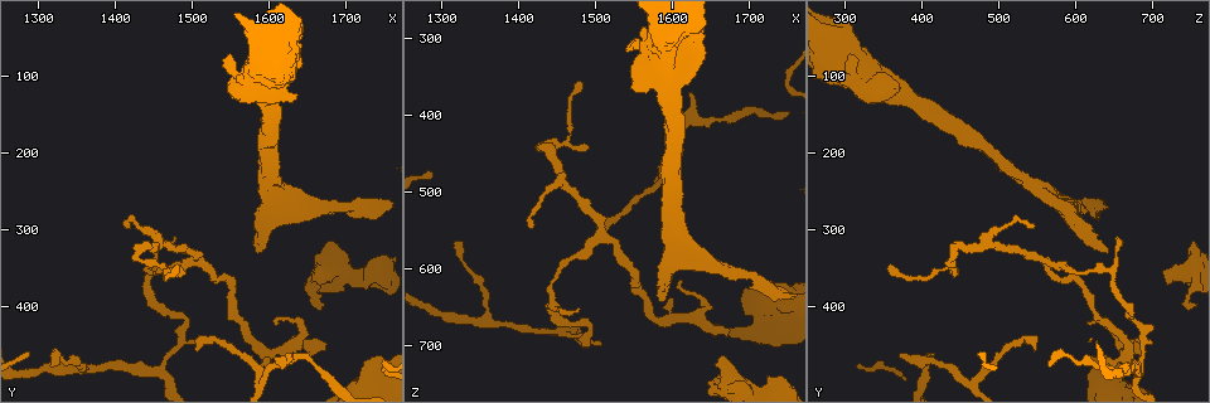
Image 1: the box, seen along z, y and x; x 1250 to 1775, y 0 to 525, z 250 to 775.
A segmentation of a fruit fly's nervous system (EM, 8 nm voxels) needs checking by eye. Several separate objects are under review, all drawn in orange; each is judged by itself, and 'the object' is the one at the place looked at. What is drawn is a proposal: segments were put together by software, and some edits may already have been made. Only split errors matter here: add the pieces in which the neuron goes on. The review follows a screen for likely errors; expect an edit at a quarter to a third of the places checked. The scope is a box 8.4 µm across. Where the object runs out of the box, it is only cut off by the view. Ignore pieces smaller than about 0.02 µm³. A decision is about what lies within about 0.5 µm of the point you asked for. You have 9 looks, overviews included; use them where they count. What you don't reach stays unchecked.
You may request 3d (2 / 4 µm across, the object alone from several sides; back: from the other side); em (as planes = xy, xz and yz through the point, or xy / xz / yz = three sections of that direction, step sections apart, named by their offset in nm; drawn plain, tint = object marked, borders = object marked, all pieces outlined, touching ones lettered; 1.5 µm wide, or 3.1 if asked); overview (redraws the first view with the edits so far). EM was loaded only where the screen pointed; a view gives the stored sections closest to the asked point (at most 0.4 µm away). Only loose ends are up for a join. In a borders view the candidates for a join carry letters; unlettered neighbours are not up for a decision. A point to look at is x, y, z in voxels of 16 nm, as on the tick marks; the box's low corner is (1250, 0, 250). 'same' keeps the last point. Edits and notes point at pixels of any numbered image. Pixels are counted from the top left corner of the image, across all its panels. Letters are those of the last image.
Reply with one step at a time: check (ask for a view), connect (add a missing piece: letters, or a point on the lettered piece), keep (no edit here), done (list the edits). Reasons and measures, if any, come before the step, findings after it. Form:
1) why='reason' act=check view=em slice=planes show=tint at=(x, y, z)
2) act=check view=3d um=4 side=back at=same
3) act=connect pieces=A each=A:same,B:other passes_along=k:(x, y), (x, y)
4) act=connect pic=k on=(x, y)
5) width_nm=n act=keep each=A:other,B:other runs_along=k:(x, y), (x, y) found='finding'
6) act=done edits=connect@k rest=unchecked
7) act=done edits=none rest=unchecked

why='branch stops here' act=check view=3d um=4 at=(1660, 360, 725)

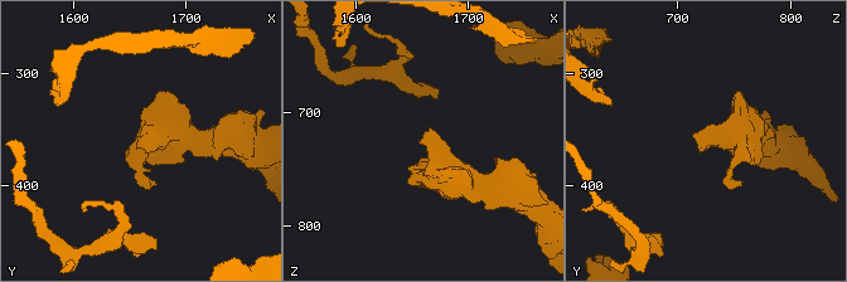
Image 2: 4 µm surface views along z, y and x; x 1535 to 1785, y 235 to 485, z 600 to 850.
act=check view=em slice=xy step=4 show=tint at=(1658, 364, 726)

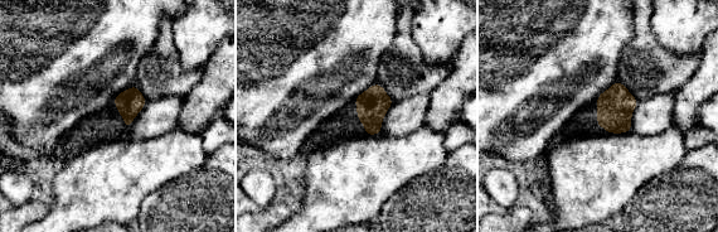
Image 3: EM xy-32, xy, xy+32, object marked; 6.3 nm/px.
act=check view=em slice=xy step=4 show=borders at=same

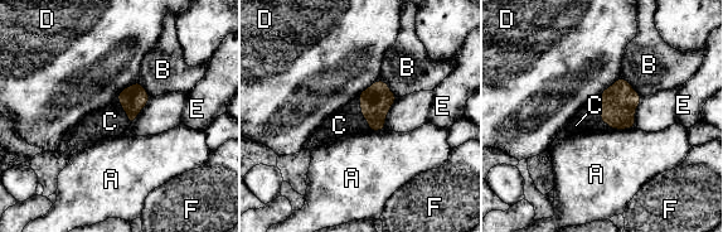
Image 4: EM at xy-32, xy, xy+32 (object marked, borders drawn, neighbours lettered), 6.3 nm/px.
longest_contact=E:240nm act=connect pic=4 on=(110, 121) each=A:other,B:other,C:same,D:other,E:other,F:other passes_along=4:(134, 98), (126, 112), (110, 121) found='it goes on there'

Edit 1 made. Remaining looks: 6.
why='free end' act=check view=em slice=yz step=8 show=tint at=(1585, 330, 645)

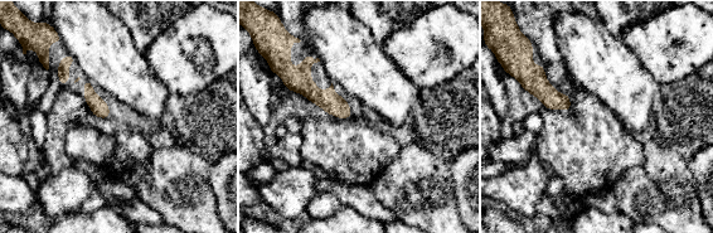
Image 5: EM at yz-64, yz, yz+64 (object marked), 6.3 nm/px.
act=check view=em slice=planes show=borders at=same

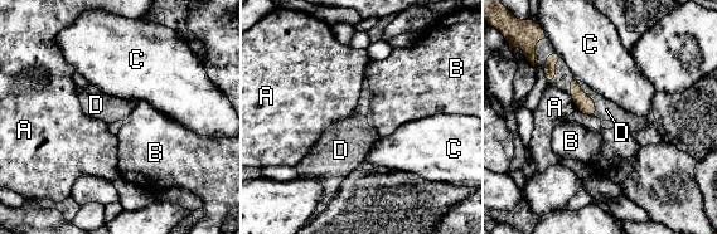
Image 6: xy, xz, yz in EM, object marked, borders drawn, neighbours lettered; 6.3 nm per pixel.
longest_contact=D:260nm act=connect pic=6 on=(606, 110) each=A:other,B:other,C:other,D:same passes_along=6:(586, 106), (591, 98), (606, 110) found='the neuron continues'

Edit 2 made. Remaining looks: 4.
act=check view=overview

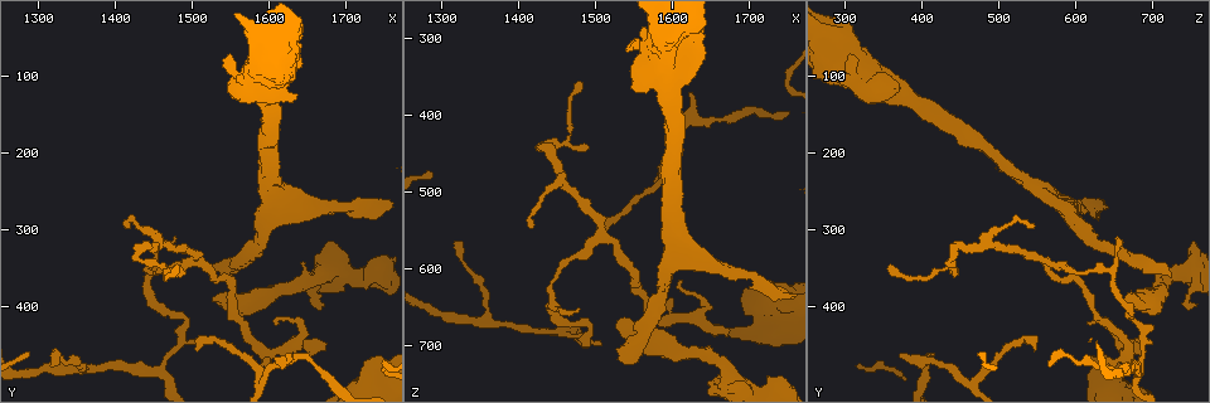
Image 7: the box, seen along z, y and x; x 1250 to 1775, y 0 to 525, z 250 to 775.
why='tapers out' act=check view=em slice=planes show=tint at=(1485, 345, 445)

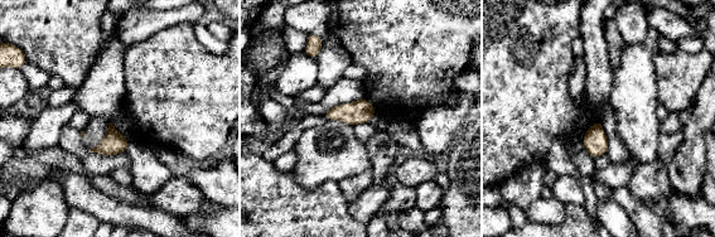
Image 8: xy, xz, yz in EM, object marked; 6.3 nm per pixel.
act=check view=em slice=planes show=borders at=same

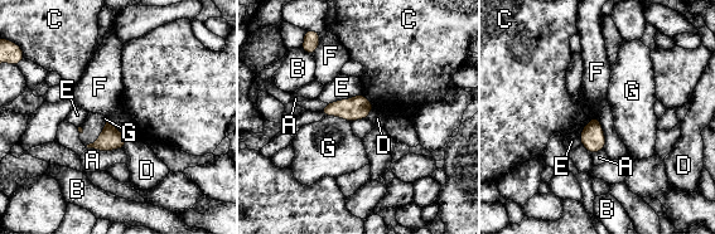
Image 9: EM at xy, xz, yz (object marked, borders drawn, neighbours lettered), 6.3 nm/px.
act=keep each=A:other,B:other,C:other,D:other,E:other,F:other,G:other border=9:(320, 42), (312, 54) found='no lettered piece goes on from it'

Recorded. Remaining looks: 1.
act=done edits=connect@4,connect@6 rest=unchecked

